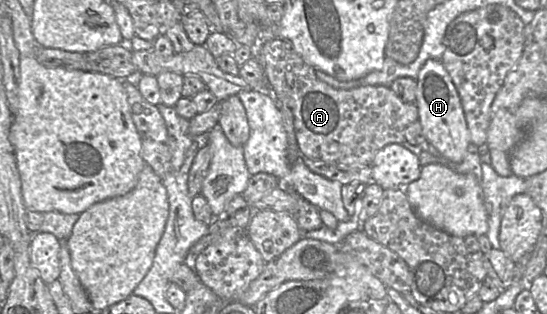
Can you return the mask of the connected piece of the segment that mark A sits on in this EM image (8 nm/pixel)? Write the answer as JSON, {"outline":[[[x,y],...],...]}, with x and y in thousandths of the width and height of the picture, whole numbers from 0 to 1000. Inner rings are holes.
{"outline":[[[503,121],[479,140],[477,153],[488,277],[508,328],[519,328],[532,347],[541,443],[556,503],[605,522],[676,529],[687,487],[702,465],[742,449],[740,411],[764,382],[761,331],[737,325],[711,277],[669,271],[644,283],[609,280],[580,245],[578,223],[521,124]]]}

